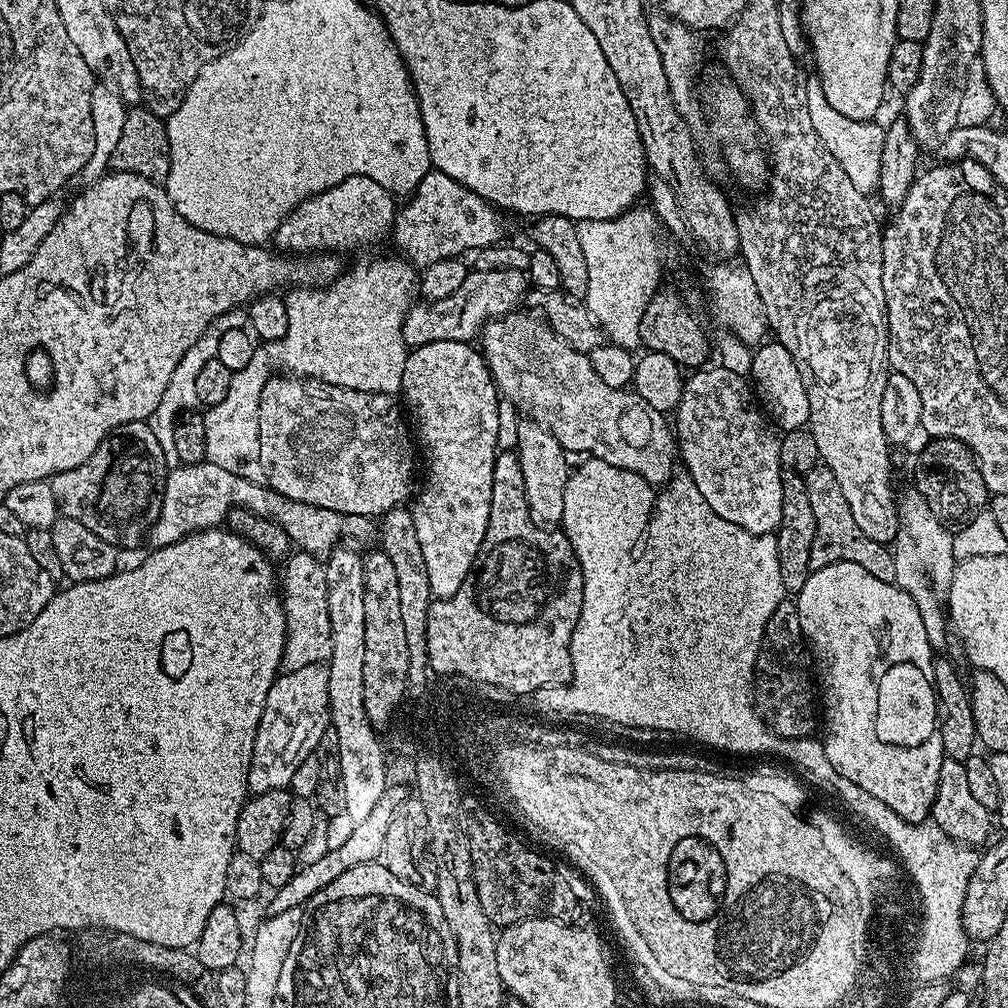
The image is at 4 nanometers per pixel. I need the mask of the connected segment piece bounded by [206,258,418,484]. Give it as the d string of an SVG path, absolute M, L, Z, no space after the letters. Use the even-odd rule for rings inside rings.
M403 258L396 260L368 260L357 268L340 274L333 284L319 290L292 290L287 293L286 334L280 340L270 340L257 347L254 358L250 358L247 366L232 373L230 390L226 400L207 409L206 419L206 460L214 466L222 466L222 470L230 470L230 474L238 474L238 478L246 478L255 484L265 483L260 447L258 446L258 410L262 390L266 382L276 373L303 376L309 380L321 380L330 386L342 386L350 390L366 390L381 392L387 396L396 396L402 386L402 370L406 370L406 358L409 354L408 343L404 340L402 326L404 315L413 303L414 285L418 276L411 264Z

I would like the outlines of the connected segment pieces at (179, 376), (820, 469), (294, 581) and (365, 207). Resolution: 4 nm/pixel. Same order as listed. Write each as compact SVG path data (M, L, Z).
M233 310L222 314L204 331L202 338L198 338L198 342L194 342L194 346L190 346L190 350L186 350L186 354L182 354L182 362L178 362L178 366L170 378L170 383L166 385L166 390L162 393L162 402L158 402L154 414L150 417L154 438L158 438L158 446L162 446L165 464L169 466L180 464L178 449L174 446L174 426L182 413L191 412L199 405L197 397L198 374L201 373L201 369L205 369L206 362L216 358L218 341L222 338L222 334L231 328L244 328L247 322L248 314L244 310Z
M815 464L808 472L803 473L806 482L806 495L810 497L810 510L814 510L814 546L810 546L810 566L813 570L822 566L830 566L838 562L854 562L854 566L862 566L869 574L874 574L887 584L896 582L896 557L885 545L874 542L862 534L858 522L854 522L854 514L850 514L850 506L842 494L842 486L838 478L834 478L834 470L823 464Z
M293 551L283 561L278 584L282 589L286 614L286 642L282 654L283 671L324 664L330 658L330 609L326 606L324 564L309 552Z
M355 176L339 180L338 186L319 192L304 200L278 226L274 237L277 249L288 254L315 254L318 252L352 252L367 244L376 244L394 228L394 217L398 211L397 201L374 178Z

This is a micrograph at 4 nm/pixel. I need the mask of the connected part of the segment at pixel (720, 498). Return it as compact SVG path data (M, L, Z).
M704 366L693 371L683 385L680 404L674 411L678 456L683 467L684 464L688 467L685 468L687 475L692 477L694 486L698 486L698 494L706 498L710 510L714 510L718 518L726 518L726 522L734 522L734 526L742 526L742 530L750 530L750 534L755 536L767 536L775 533L782 522L780 441L770 427L749 381L728 368L712 367Z

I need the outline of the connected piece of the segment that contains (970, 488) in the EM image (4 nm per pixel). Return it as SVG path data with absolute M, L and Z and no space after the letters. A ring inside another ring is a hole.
M953 436L932 438L915 460L915 491L919 492L920 497L928 503L930 510L939 518L941 524L963 526L969 524L979 512L985 511L990 493L980 468L976 465L976 458L971 448L967 448Z

